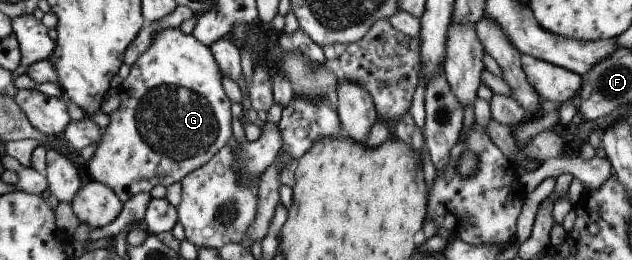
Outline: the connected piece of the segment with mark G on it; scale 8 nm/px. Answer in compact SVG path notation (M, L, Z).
M168 27L158 32L152 41L151 47L131 66L129 75L123 79L117 88L120 106L110 114L111 121L106 129L105 135L98 146L96 146L97 149L95 150L94 156L87 164L90 179L93 180L95 178L97 181L107 184L118 194L122 202L128 202L132 196L136 196L140 192L150 192L156 184L172 186L176 182L181 182L187 174L208 164L224 146L230 144L231 138L234 137L232 117L233 101L228 98L228 94L222 88L222 82L220 82L222 76L224 76L222 68L216 62L212 49L203 42L200 42L193 34L186 34L181 27Z

